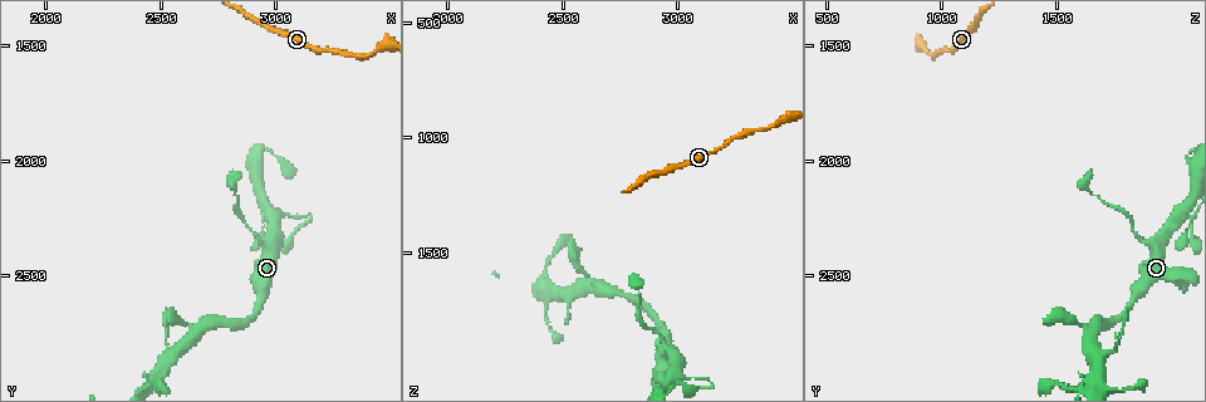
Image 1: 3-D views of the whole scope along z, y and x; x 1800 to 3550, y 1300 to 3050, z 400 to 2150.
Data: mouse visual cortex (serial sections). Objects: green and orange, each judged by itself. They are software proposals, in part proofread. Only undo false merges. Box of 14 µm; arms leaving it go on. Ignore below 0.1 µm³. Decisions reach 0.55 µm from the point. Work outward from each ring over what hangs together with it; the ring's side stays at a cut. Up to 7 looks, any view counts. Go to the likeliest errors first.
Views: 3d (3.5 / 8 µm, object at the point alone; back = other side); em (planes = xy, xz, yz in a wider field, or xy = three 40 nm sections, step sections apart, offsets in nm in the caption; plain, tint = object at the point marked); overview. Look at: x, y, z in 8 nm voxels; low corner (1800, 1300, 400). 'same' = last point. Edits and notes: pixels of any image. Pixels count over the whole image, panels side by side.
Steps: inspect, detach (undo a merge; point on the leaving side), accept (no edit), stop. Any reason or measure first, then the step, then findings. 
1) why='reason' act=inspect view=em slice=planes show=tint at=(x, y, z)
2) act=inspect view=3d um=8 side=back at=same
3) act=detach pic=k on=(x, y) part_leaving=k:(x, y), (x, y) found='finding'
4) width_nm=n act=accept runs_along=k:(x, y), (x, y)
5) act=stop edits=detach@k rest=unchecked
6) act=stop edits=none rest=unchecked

act=inspect view=3d um=3.5 at=(2980, 2260, 2020)

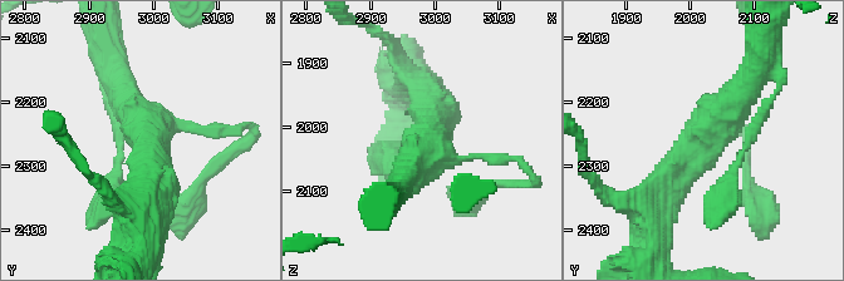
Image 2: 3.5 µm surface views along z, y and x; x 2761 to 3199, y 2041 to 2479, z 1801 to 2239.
why='now the EM' act=inspect view=em slice=xy step=2 show=tint at=(2995, 2245, 2030)

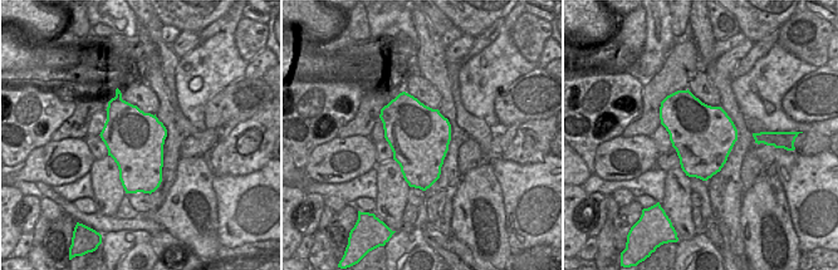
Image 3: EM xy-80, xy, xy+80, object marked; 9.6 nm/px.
width_nm=600 act=accept runs_along=2:(663, 200), (756, 69) found='one cell here'

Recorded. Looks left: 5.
why='two arms in line, one across' act=inspect view=3d um=3.5 at=(2650, 2730, 1640)

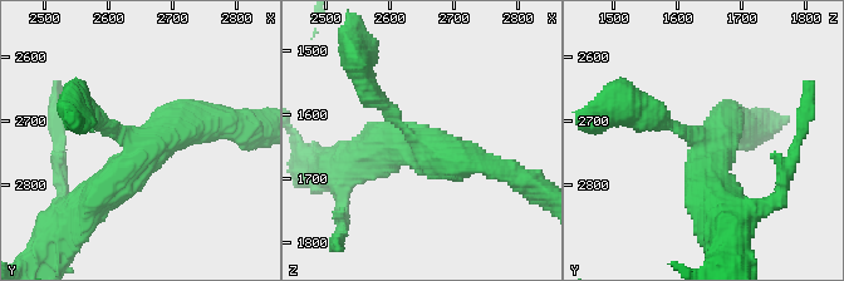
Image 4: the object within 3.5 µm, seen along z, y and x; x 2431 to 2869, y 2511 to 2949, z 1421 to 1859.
arms=3 arm_widths_nm=150,300,450 why='shape alone is not enough' act=inspect view=em slice=xy step=1 show=tint at=(2660, 2740, 1650)

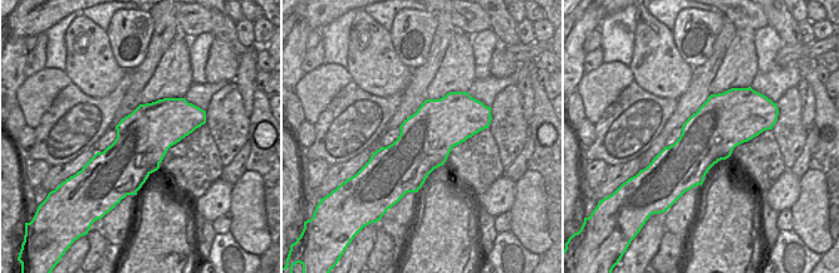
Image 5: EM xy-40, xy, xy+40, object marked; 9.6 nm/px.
act=accept runs_along=4:(221, 122), (162, 133), (86, 206) found='continuous, no second cell'

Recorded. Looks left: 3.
why='abrupt turn' act=inspect view=3d um=3.5 at=(3000, 1980, 2070)

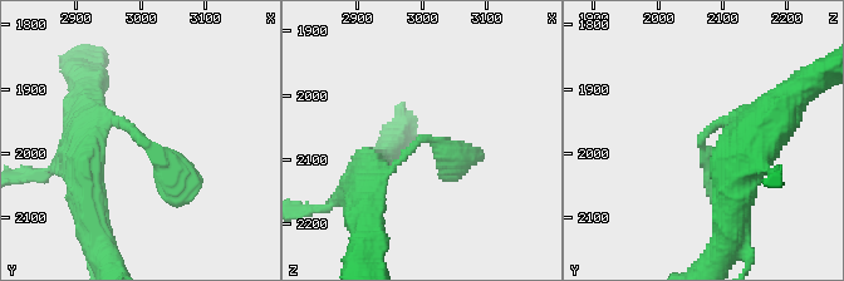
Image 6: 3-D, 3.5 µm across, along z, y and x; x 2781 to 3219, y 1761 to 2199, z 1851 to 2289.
act=inspect view=em slice=planes show=tint at=(2995, 1975, 2070)

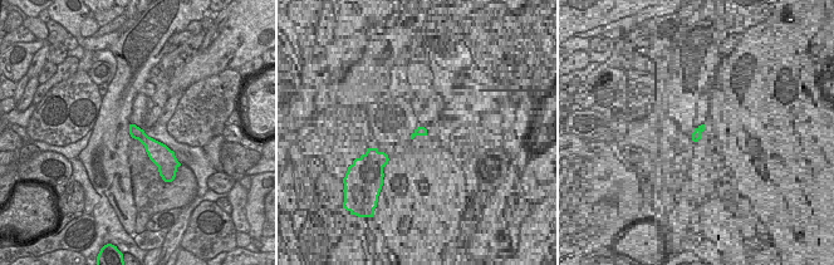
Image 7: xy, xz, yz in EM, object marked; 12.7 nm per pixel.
act=accept runs_along=6:(88, 144), (123, 122), (185, 198) found='continuous, no second cell'

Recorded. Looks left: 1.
act=stop edits=none rest=unchecked

